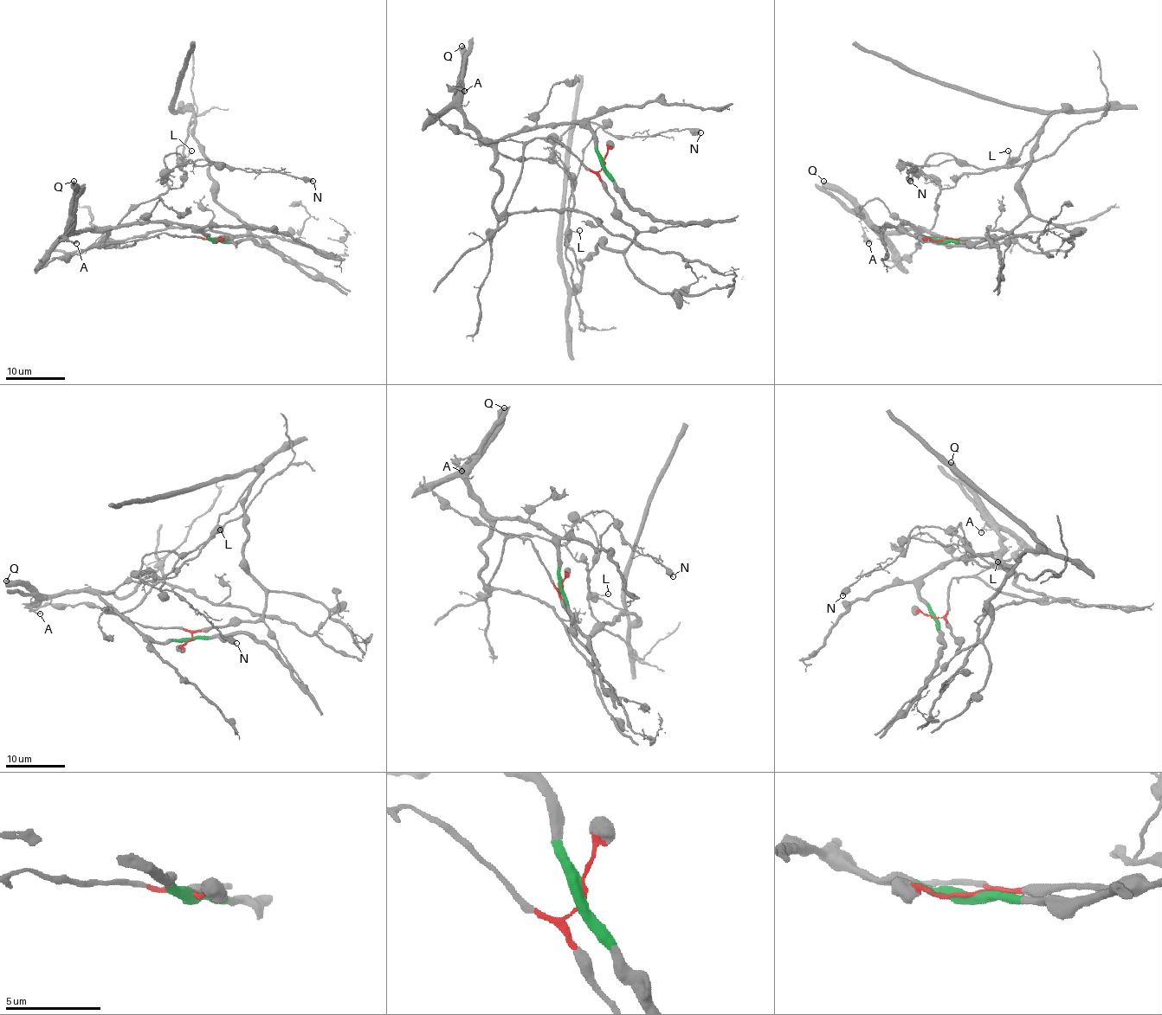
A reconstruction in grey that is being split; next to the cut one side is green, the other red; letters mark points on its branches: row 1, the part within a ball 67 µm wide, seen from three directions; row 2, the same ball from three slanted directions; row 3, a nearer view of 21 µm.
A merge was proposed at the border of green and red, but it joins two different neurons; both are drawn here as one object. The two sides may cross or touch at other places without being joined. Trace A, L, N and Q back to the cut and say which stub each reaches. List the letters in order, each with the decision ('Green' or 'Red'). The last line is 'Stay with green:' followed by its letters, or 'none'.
A: Green
L: Red
N: Green
Q: Green
Stay with green: A, N, Q

